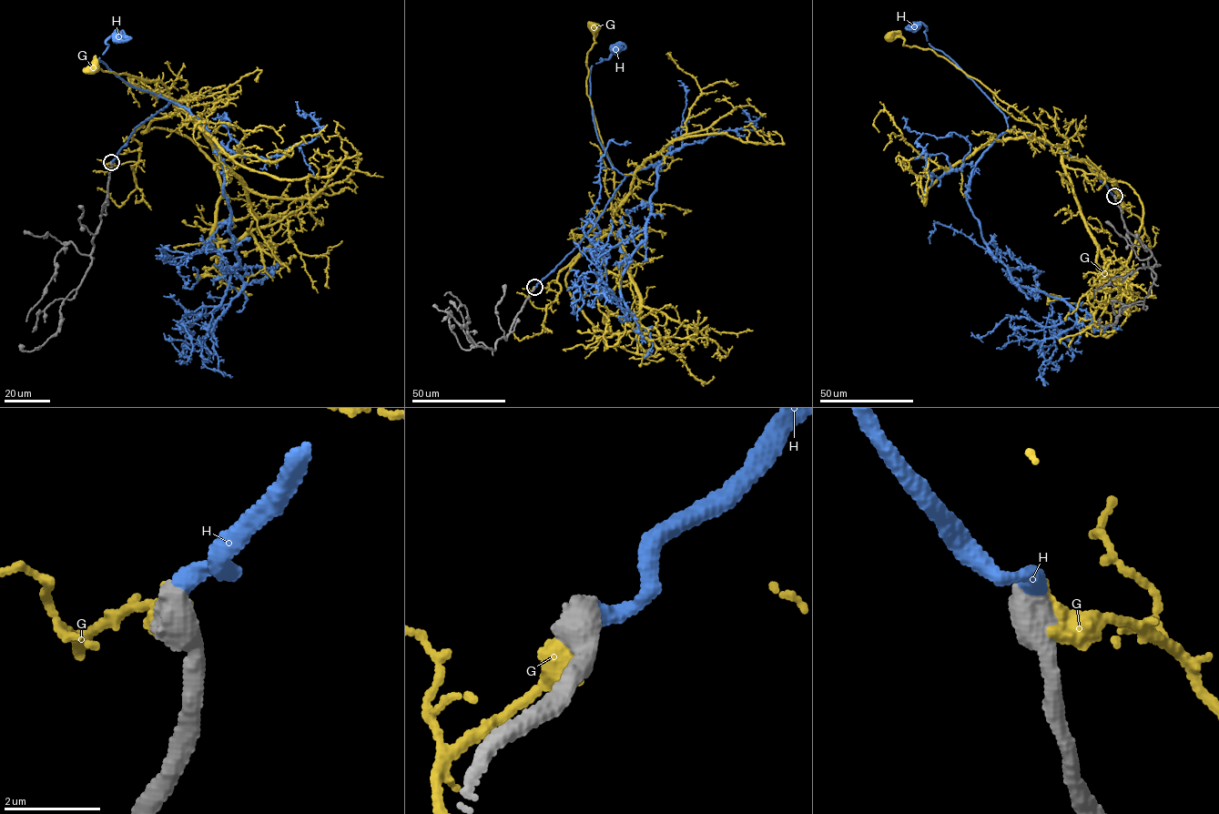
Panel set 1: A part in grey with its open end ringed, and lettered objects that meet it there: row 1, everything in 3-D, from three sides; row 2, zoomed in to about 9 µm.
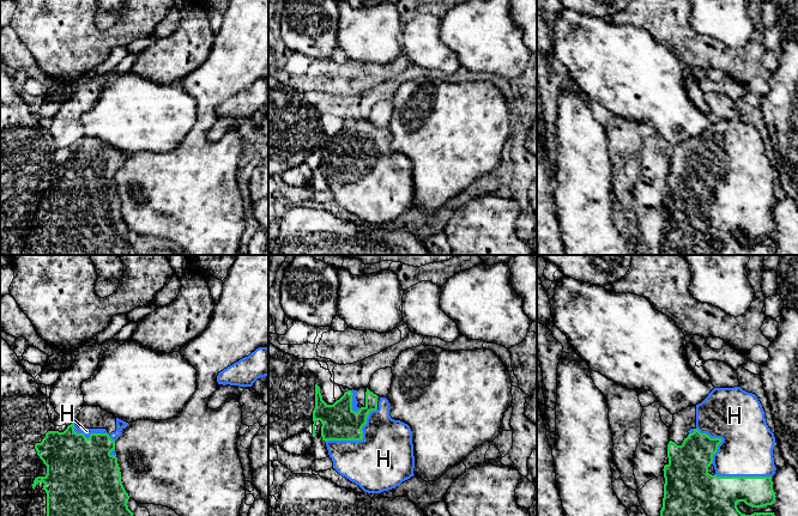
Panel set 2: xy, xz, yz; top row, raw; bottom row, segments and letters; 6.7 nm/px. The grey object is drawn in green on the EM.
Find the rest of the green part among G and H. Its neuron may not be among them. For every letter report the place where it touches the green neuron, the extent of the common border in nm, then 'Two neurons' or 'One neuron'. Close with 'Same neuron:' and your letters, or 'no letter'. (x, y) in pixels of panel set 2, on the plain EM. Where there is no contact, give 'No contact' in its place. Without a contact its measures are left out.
G: No contact. Two neurons
H: Touches green at xz (360, 171). Shared border 420 nm. One neuron
Same neuron: H

